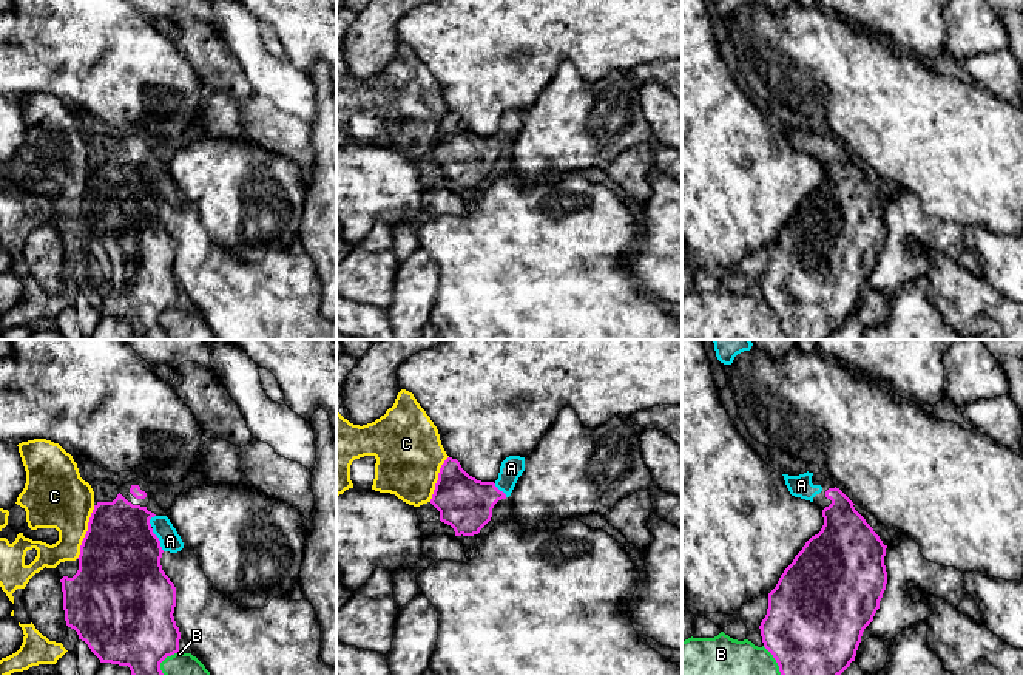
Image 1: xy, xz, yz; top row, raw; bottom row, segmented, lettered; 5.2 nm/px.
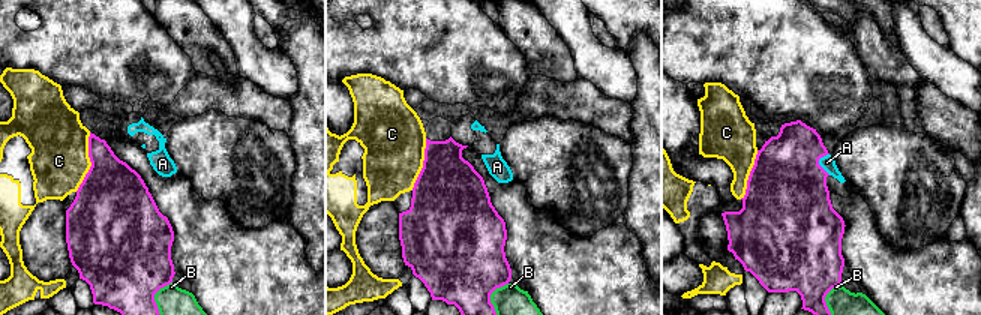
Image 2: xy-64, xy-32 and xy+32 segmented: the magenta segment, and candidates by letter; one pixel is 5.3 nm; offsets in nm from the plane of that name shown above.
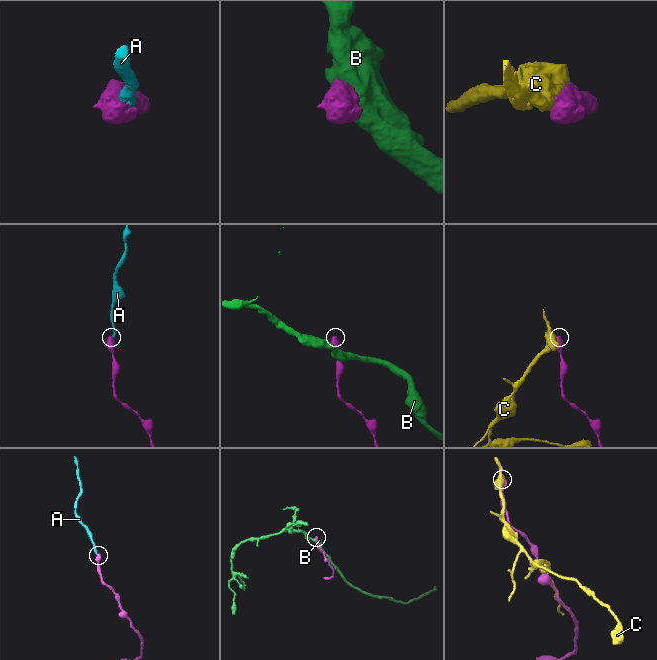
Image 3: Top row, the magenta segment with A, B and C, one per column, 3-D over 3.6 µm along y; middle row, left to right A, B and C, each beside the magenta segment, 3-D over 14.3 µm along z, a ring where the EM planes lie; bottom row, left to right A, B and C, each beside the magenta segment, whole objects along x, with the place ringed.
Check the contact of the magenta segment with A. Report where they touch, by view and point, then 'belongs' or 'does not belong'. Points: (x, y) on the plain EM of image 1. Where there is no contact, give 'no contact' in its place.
contact xy (158, 193); belongs

